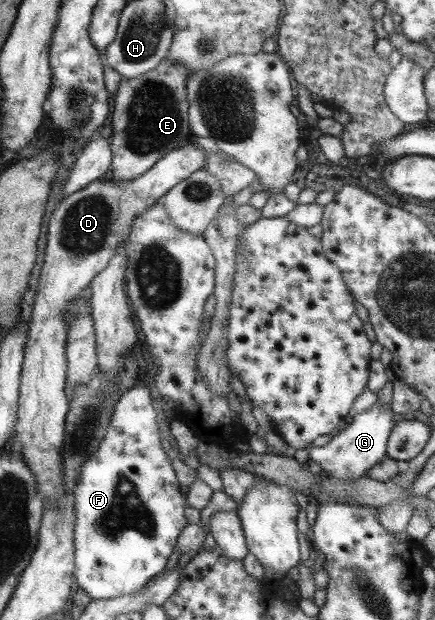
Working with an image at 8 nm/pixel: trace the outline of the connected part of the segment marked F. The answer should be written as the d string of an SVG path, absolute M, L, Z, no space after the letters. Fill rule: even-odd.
M139 382L129 387L129 389L125 389L114 405L114 412L111 415L109 427L107 427L105 435L103 435L101 442L99 442L97 450L94 450L93 455L79 467L77 483L73 487L75 519L73 519L74 570L72 575L73 578L76 578L75 582L77 582L77 586L91 599L117 598L117 596L141 592L143 586L149 582L149 578L157 574L157 572L164 570L165 562L167 562L167 558L169 558L169 555L173 552L173 548L176 546L177 536L179 536L181 529L185 525L199 522L199 511L191 508L184 496L179 492L179 483L171 467L171 460L166 454L170 448L169 442L165 437L159 436L157 426L157 419L159 418L160 412L155 409L153 410L153 406L151 406L151 398L149 397L147 386Z

